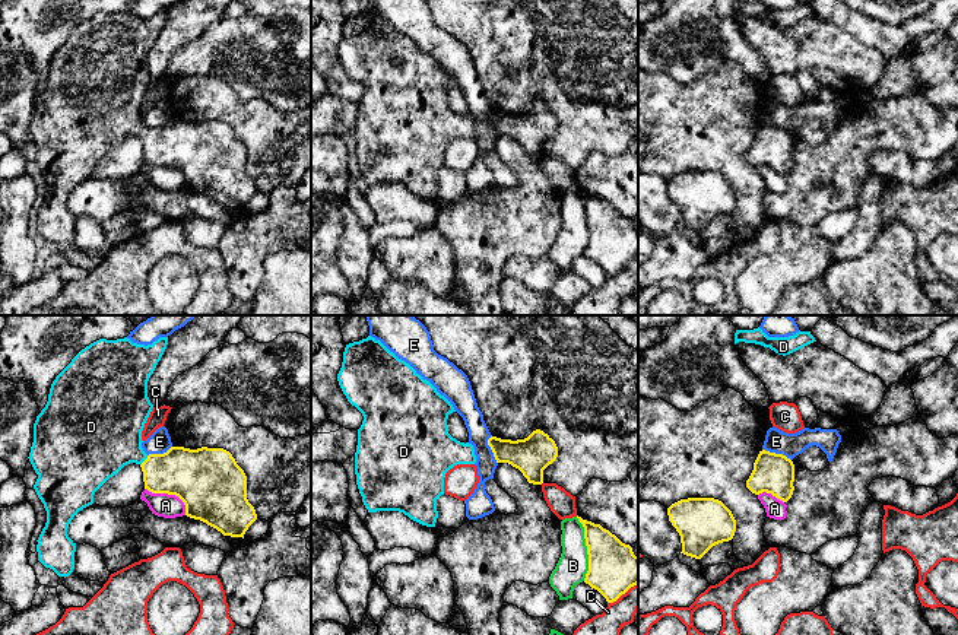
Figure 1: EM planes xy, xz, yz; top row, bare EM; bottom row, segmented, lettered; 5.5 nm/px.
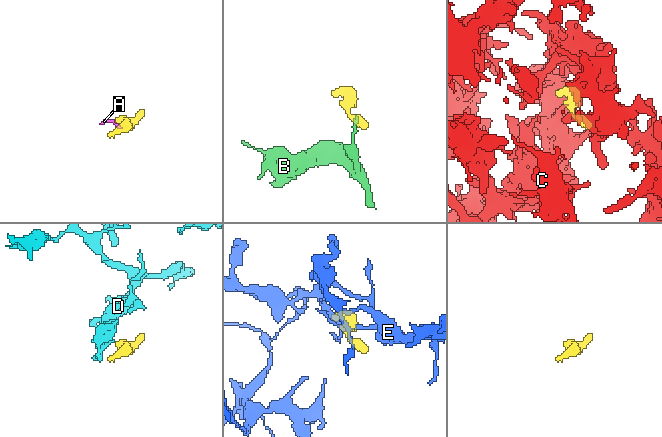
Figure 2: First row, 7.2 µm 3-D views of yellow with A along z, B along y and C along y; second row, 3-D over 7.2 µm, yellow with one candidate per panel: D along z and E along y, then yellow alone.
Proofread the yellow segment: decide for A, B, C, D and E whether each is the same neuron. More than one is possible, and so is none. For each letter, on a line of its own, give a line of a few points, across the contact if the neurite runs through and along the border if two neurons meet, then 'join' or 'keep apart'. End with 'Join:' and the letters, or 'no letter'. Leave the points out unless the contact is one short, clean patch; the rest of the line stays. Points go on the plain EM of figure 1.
A: xy (145, 161), (152, 165), (174, 167), (183, 175), (186, 187) | keep apart
B: xz (576, 190), (583, 200), (587, 228), (584, 253) | keep apart
C: keep apart
D: xy (187, 146), (162, 146), (145, 133), (107, 108) | join
E: yz (763, 121), (771, 126), (782, 126), (790, 133) | keep apart
Join: D

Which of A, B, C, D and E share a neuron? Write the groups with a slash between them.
A / B / C / D / E

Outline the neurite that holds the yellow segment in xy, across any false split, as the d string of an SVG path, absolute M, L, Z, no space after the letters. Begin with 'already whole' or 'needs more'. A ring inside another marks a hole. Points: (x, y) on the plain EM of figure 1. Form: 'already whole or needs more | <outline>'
needs more | M159 10L152 18L137 18L130 12L99 12L82 22L51 57L48 74L34 96L34 115L29 134L38 147L34 162L47 184L37 225L38 234L58 250L69 250L74 242L76 216L67 201L73 190L93 177L95 165L124 139L136 136L142 140L145 162L152 166L178 169L185 178L185 188L200 193L223 209L242 210L257 193L254 180L247 172L247 149L232 127L223 121L202 120L190 123L171 120L164 127L146 127L142 121L142 104L153 82L147 70L147 54L153 47L168 18L168 10Z

